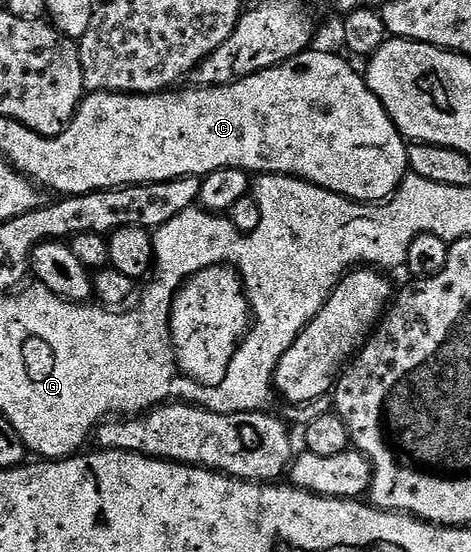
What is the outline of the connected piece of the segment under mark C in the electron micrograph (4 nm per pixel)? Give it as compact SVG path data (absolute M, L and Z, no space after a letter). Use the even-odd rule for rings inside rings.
M318 47L312 48L305 53L299 53L293 59L289 59L283 65L274 65L272 69L266 69L260 73L254 73L248 77L243 77L239 81L231 81L228 85L201 85L198 87L186 87L187 89L179 89L181 87L172 88L170 91L160 91L158 93L116 93L108 91L105 93L88 92L83 100L79 102L79 109L73 115L73 119L65 127L65 131L59 137L40 140L40 145L27 145L23 149L23 154L20 155L17 165L24 174L27 174L32 181L40 186L48 185L55 192L55 195L66 195L68 197L80 197L82 193L101 193L105 189L122 189L124 185L152 185L157 181L172 181L181 177L198 177L200 179L208 177L213 171L221 171L225 167L233 167L234 169L244 169L246 173L252 175L266 175L268 173L277 173L284 177L300 177L303 181L312 181L317 187L327 189L330 193L337 193L342 197L348 197L351 201L360 203L382 203L395 196L400 185L403 184L403 178L408 176L409 162L407 159L408 142L405 140L398 127L393 123L393 119L387 113L386 107L381 103L381 99L377 99L377 95L367 85L366 76L362 72L359 73L346 61L346 56L338 57L335 53L322 53Z

